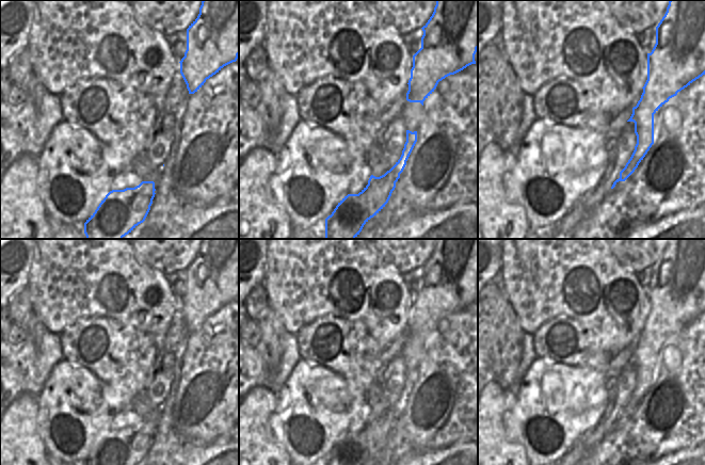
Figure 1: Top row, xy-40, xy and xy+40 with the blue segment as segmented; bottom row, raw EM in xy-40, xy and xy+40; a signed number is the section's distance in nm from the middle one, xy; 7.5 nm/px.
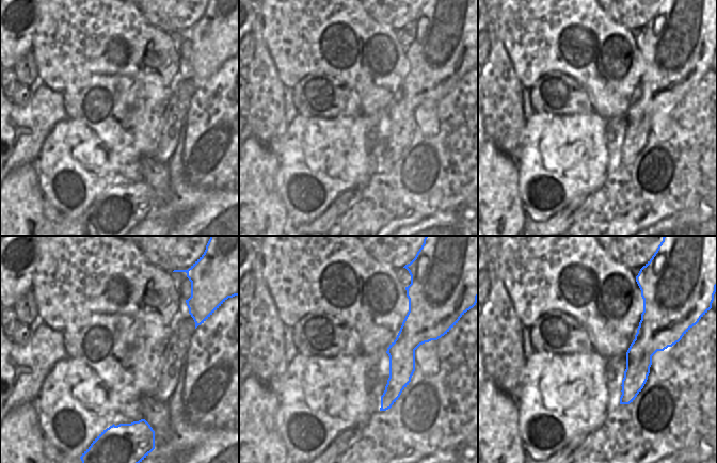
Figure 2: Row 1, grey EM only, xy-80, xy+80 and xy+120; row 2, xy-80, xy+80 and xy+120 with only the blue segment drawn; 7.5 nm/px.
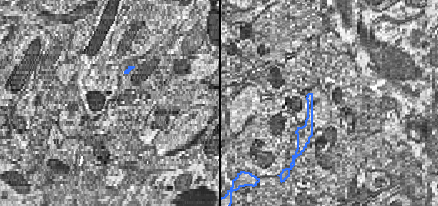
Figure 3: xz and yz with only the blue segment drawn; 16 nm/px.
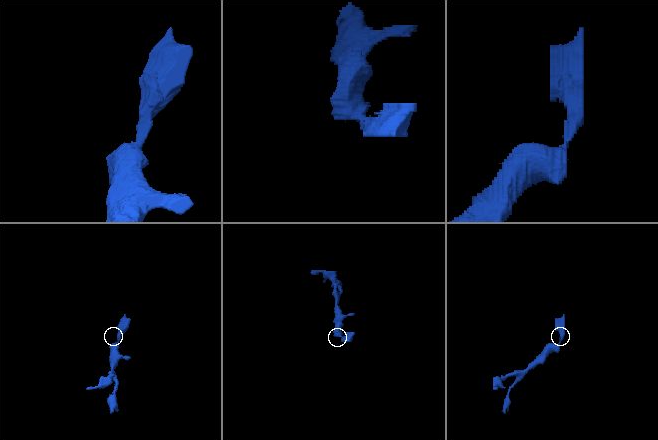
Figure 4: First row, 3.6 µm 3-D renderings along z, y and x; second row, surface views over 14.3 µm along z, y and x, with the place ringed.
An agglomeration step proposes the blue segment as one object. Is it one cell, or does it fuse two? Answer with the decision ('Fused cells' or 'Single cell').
Single cell.

